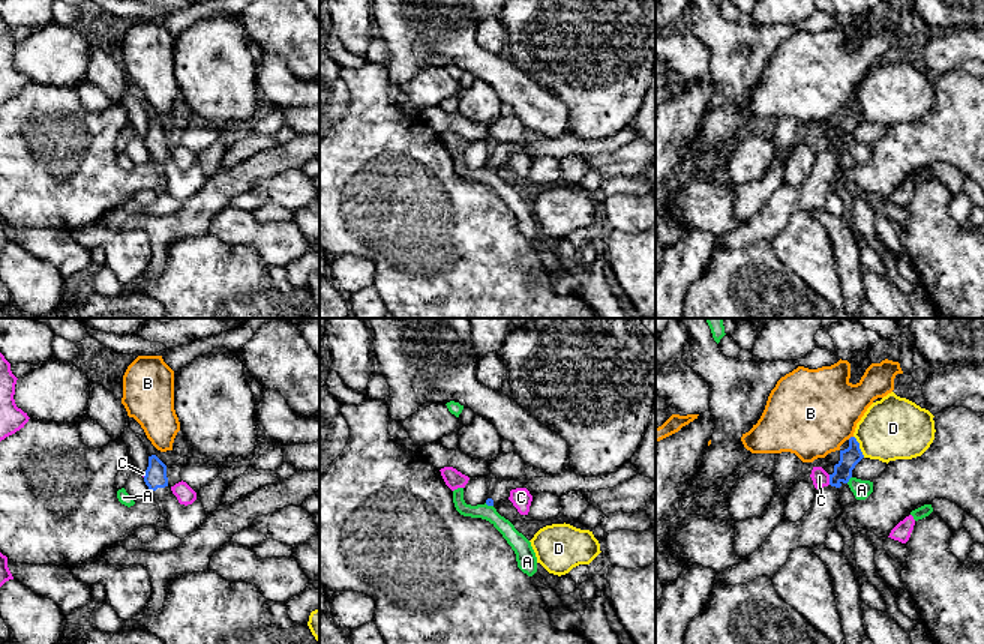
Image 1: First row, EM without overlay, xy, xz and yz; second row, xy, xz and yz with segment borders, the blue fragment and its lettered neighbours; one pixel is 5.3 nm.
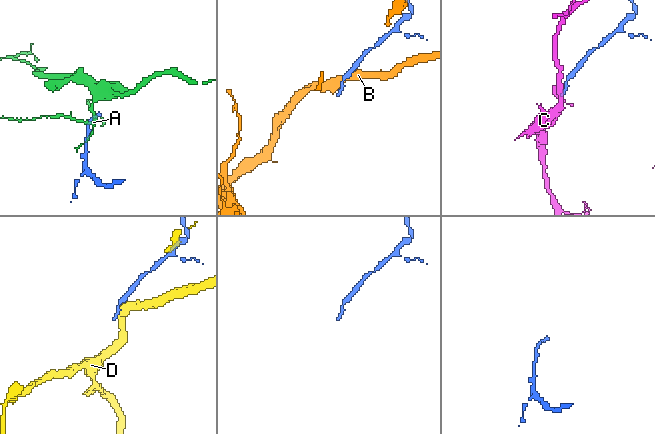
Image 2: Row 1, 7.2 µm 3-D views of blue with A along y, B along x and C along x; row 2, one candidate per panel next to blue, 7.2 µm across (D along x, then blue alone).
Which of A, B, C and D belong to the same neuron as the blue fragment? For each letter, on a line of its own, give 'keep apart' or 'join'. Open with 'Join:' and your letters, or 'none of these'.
Join: none of these
A: keep apart
B: keep apart
C: keep apart
D: keep apart

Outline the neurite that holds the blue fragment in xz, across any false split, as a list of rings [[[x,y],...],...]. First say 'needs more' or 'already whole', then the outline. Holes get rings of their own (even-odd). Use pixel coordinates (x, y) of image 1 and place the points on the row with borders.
needs more; [[[632,461],[626,462],[610,474],[597,477],[585,477],[574,471],[546,474],[536,467],[526,467],[524,476],[519,479],[492,479],[486,504],[496,506],[508,500],[510,491],[516,488],[531,488],[536,494],[550,492],[561,497],[570,491],[592,492],[614,488],[636,474],[639,474],[639,470],[632,464]]]

